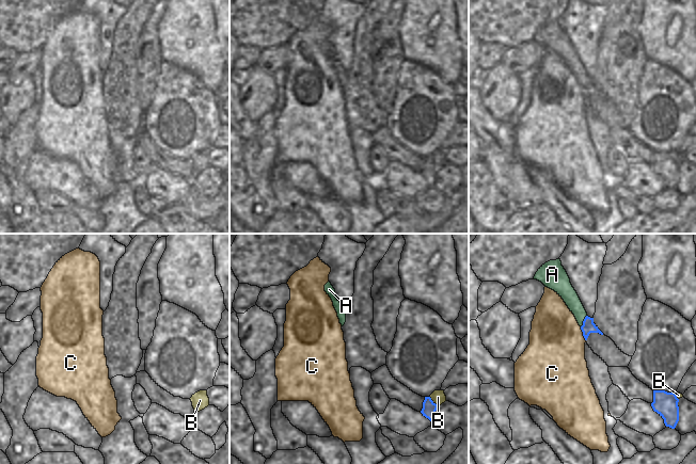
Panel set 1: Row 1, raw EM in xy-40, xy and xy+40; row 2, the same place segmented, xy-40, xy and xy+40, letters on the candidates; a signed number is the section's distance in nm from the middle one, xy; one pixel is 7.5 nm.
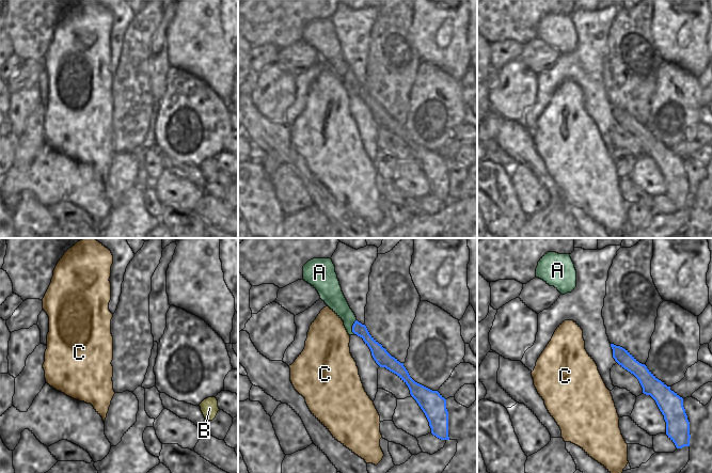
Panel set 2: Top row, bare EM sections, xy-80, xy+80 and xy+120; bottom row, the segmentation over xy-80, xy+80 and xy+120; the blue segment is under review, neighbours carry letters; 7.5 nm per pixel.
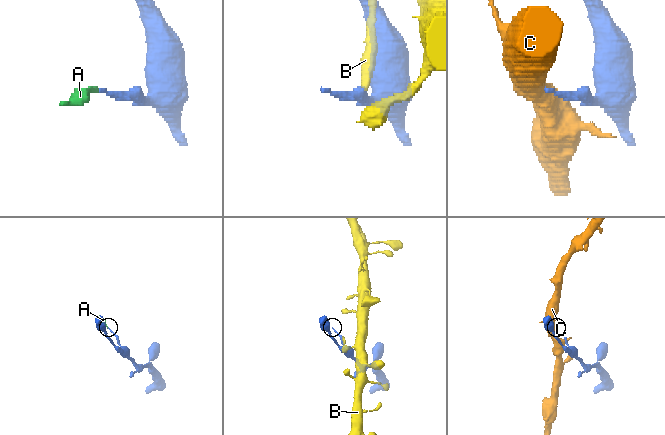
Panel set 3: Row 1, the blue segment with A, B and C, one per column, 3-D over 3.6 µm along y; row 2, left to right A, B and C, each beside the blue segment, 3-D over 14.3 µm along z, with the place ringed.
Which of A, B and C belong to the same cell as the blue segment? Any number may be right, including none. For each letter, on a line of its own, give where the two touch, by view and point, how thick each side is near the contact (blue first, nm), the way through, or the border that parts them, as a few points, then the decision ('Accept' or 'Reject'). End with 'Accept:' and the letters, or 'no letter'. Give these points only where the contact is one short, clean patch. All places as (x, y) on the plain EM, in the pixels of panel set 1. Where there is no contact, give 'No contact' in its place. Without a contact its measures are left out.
A: Touches blue at xy+40 (583, 82). Thickness 100 nm (blue) against 120 nm. Boundary: xy+40 (586, 76), (581, 88). Reject
B: Touches blue at xy (432, 162). Thickness 100 nm (blue) against 100 nm. Reject
C: Touches blue at xy+40 (583, 95). Thickness 100 nm (blue) against 440 nm. Boundary: xy+40 (580, 88), (585, 101). Reject
Accept: no letter.

